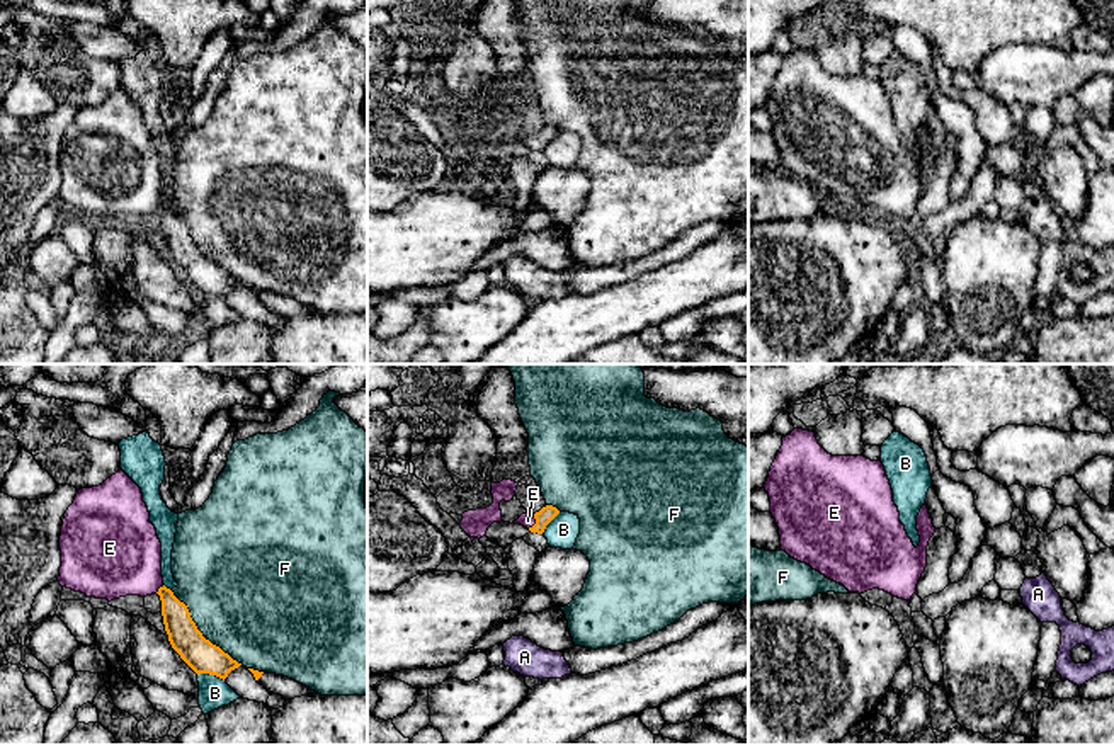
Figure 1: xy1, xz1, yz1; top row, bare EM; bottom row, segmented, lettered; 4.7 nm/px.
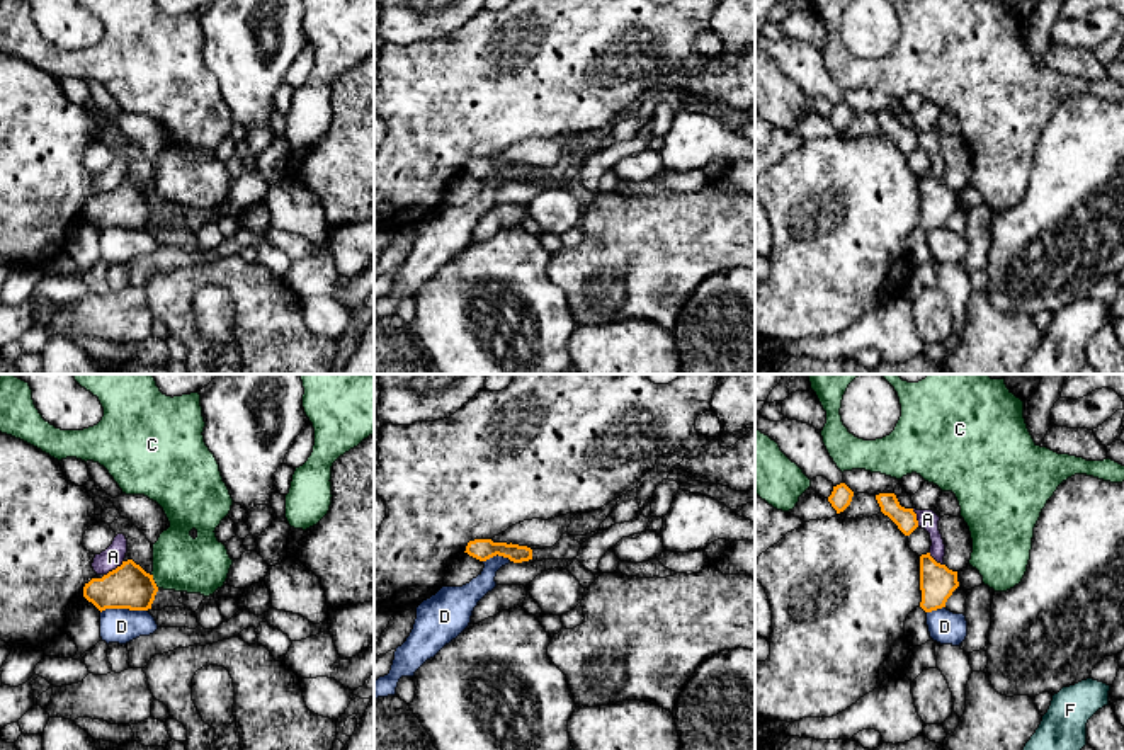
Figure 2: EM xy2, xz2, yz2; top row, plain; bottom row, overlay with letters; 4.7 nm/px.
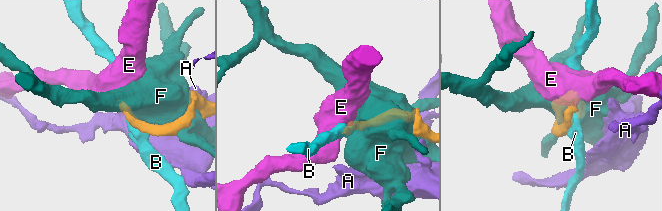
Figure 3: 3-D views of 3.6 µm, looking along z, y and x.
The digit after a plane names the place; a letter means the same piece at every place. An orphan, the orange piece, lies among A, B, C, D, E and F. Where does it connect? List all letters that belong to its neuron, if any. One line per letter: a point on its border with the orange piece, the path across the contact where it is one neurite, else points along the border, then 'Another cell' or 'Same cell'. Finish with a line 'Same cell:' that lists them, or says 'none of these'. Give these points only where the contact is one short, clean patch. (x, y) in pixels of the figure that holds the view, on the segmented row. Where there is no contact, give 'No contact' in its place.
A: Touches orange at xy2 (116, 568). Another cell
B: Touches orange at xy1 (211, 674). Another cell
C: Touches orange at xy2 (153, 580). Another cell
D: Touches orange at xy2 (123, 607). Boundary: xy2 (147, 609), (104, 609), (101, 613). Another cell
E: Touches orange at xz1 (536, 523). Path across: xz1 (546, 514), (536, 523), (528, 521). Same cell
F: Touches orange at xy1 (201, 633). Another cell
Same cell: E

